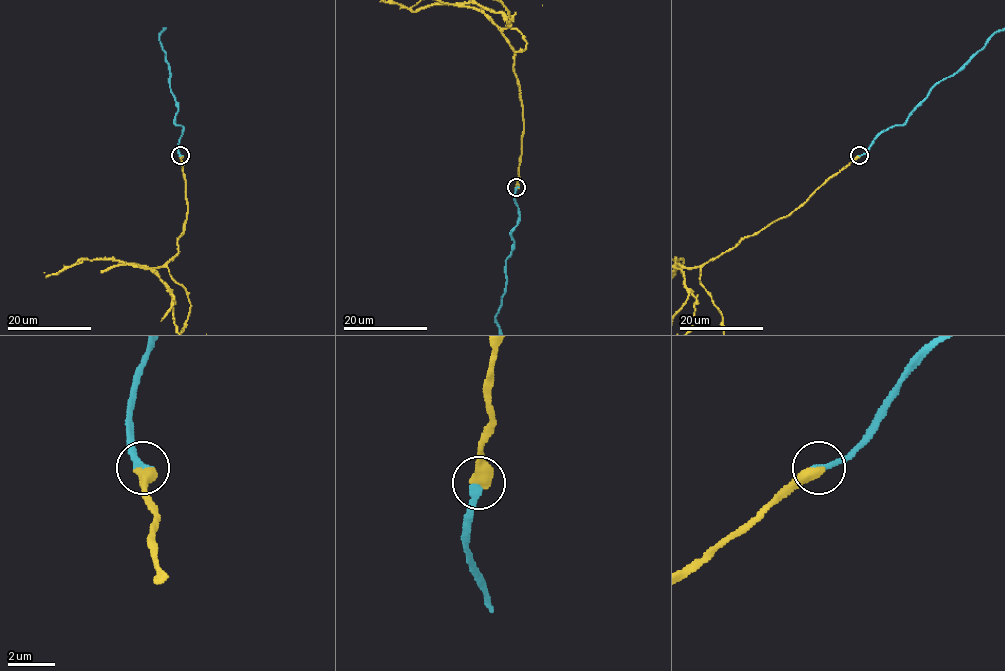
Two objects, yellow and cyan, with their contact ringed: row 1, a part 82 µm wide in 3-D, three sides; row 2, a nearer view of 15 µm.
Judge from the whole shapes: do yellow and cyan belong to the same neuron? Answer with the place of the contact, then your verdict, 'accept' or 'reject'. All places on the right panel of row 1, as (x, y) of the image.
place (859, 155); accept

